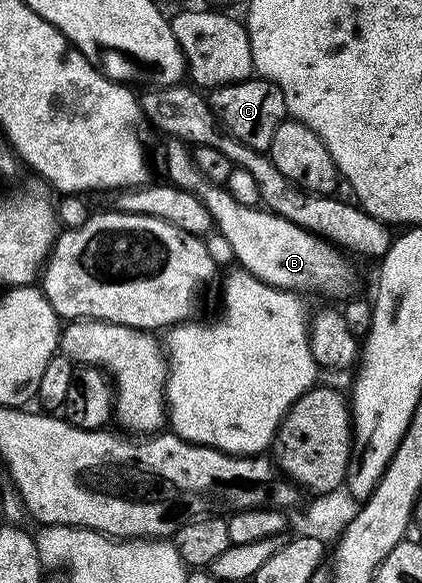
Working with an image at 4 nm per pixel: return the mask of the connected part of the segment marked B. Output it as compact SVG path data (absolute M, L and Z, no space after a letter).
M168 140L168 145L163 149L163 165L167 168L166 180L179 190L192 193L208 209L214 221L214 228L217 233L225 237L226 242L233 247L234 260L238 268L244 273L252 273L261 283L272 285L275 289L286 289L288 291L298 291L300 294L325 293L329 297L341 297L340 299L350 299L356 296L355 288L359 285L358 277L351 271L350 267L343 262L344 254L336 251L326 240L316 236L309 230L302 229L289 219L282 218L270 211L267 207L256 207L237 203L233 195L229 195L226 187L215 185L195 165L195 154L182 140Z

